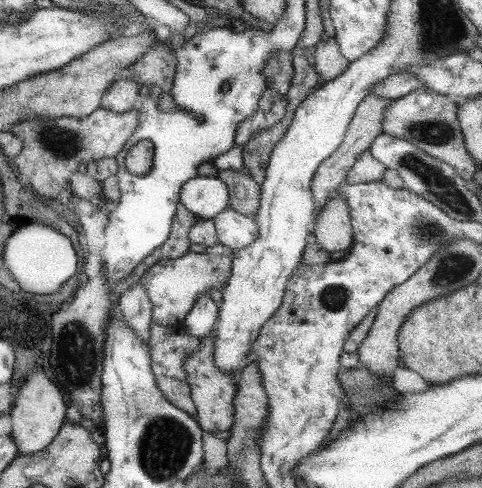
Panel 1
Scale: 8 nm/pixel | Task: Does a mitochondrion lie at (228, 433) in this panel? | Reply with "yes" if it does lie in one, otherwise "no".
no

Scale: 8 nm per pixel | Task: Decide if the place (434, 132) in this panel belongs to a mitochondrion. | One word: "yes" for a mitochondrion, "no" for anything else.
yes

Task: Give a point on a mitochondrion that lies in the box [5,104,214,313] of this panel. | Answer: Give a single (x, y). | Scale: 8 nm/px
(64, 143)

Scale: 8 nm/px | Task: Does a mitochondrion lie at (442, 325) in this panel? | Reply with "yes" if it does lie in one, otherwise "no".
no

